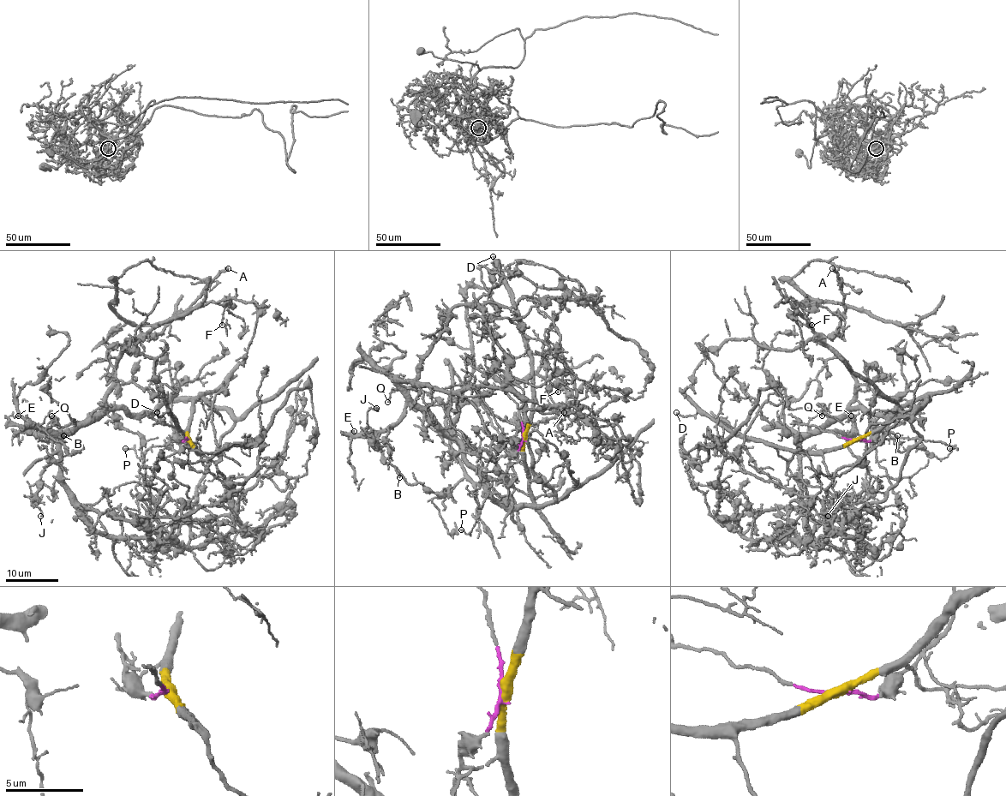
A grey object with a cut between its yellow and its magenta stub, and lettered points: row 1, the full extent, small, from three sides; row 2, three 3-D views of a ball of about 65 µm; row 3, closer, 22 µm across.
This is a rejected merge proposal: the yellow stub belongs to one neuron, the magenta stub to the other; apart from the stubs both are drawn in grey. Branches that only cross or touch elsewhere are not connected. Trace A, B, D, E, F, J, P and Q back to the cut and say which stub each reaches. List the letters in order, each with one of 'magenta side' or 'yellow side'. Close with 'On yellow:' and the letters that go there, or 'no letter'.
A: magenta side
B: magenta side
D: yellow side
E: magenta side
F: magenta side
J: magenta side
P: yellow side
Q: magenta side
On yellow: D, P

